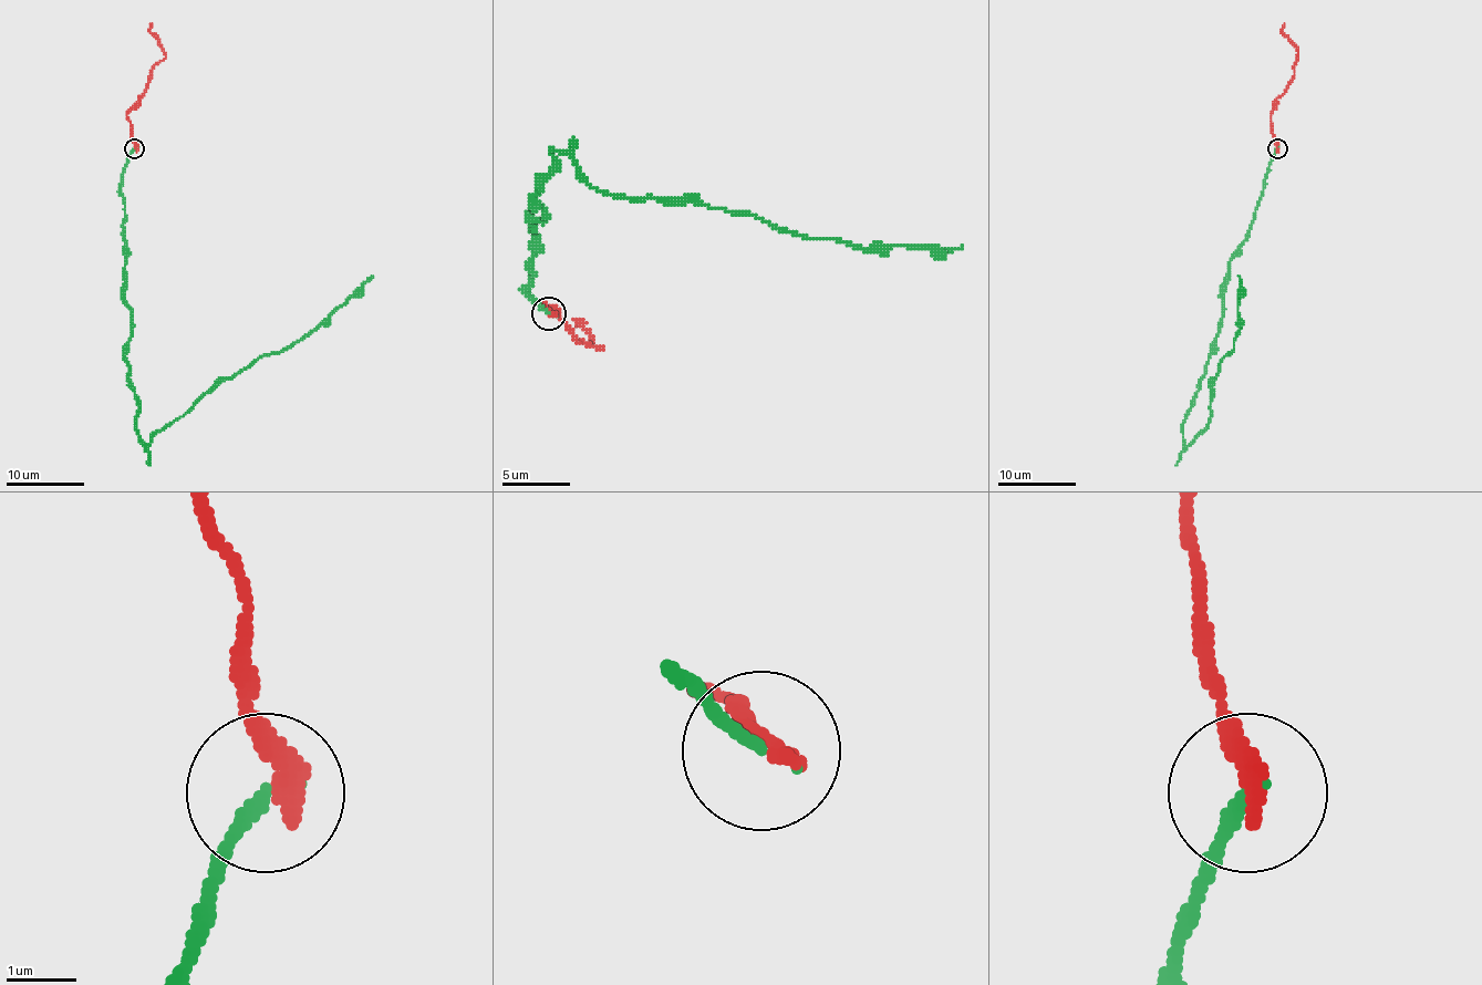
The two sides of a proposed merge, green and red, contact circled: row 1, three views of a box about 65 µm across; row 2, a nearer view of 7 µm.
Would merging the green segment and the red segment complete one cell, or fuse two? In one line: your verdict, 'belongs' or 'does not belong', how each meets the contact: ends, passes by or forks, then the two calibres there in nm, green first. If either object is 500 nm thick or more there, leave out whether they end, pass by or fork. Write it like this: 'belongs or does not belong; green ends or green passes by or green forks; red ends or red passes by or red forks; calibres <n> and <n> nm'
does not belong; green ends; red ends; calibres 170 and 300 nm

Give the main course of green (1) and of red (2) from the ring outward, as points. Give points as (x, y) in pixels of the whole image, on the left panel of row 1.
1: (134, 148), (121, 187), (131, 311), (124, 355), (146, 445), (218, 385), (308, 337), (373, 276)
2: (134, 148), (133, 125), (126, 111), (144, 92), (152, 69), (166, 56), (162, 44), (149, 31), (152, 23)

